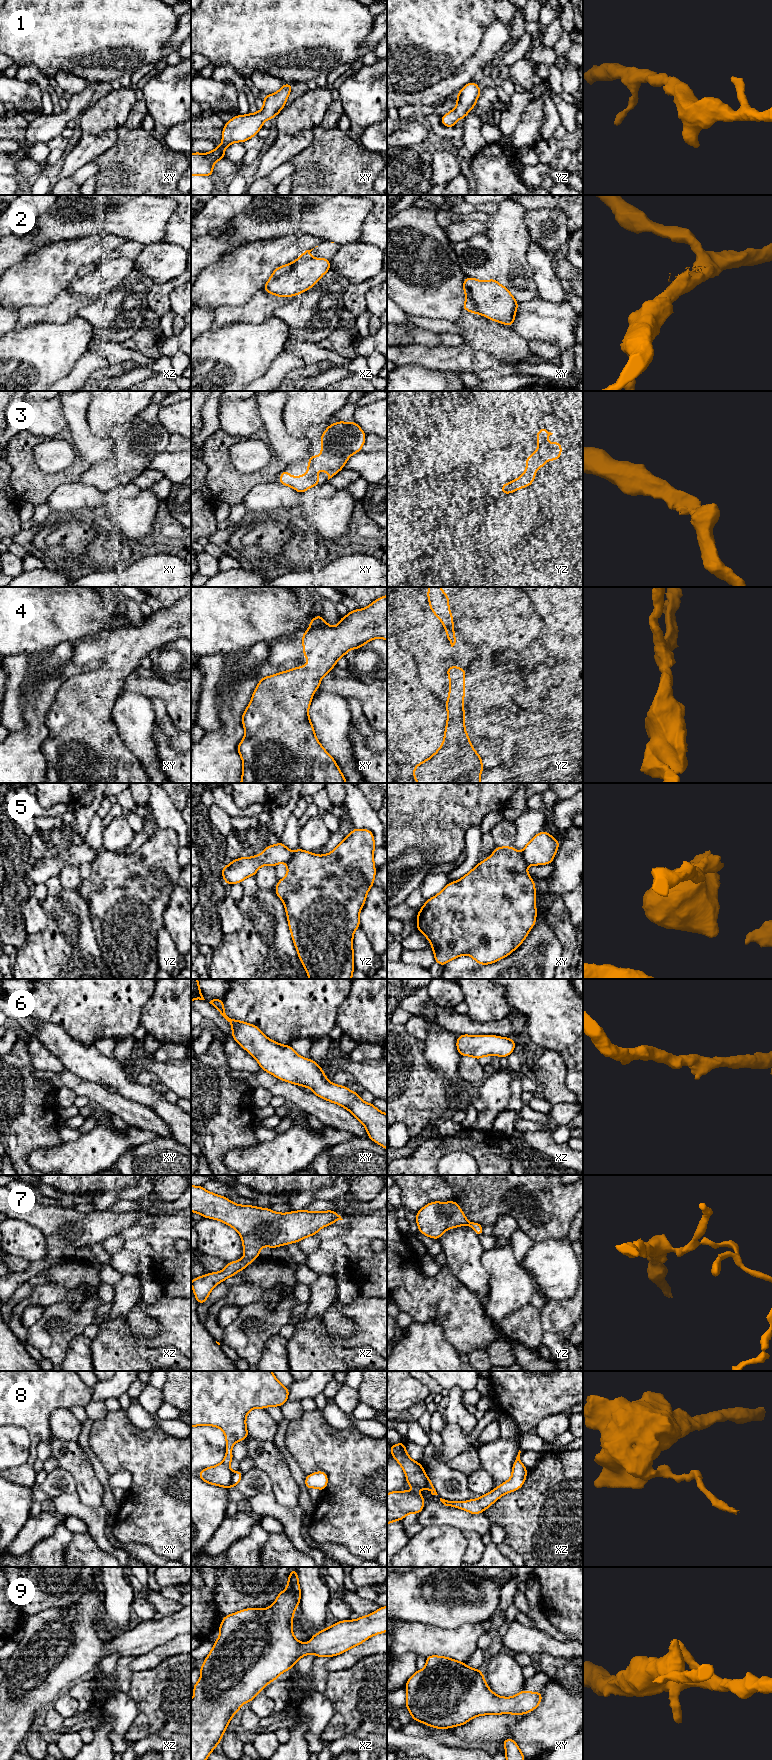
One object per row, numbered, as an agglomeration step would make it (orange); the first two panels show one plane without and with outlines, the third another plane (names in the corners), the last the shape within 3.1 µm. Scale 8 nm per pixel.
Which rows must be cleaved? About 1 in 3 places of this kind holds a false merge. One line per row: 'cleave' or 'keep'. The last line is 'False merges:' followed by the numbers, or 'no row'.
1: keep
2: cleave
3: keep
4: keep
5: keep
6: keep
7: keep
8: cleave
9: keep
False merges: 2, 8

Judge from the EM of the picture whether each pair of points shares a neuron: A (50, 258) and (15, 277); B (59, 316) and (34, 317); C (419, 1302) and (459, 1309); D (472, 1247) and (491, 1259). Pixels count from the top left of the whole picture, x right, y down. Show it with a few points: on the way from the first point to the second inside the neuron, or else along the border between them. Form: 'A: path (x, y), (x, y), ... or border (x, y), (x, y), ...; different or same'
A: path (41, 267), (31, 277), (24, 277); same
B: path (53, 316), (40, 316); same
C: path (429, 1301), (446, 1301), (449, 1303); same
D: border (484, 1250), (481, 1256), (481, 1264), (489, 1277); different

